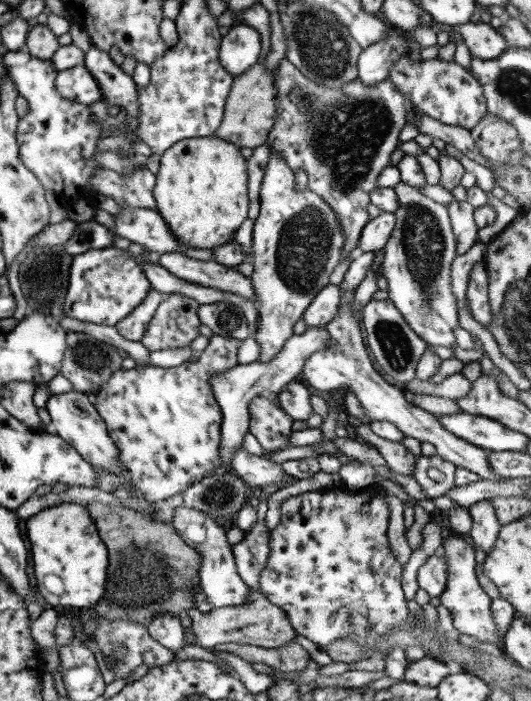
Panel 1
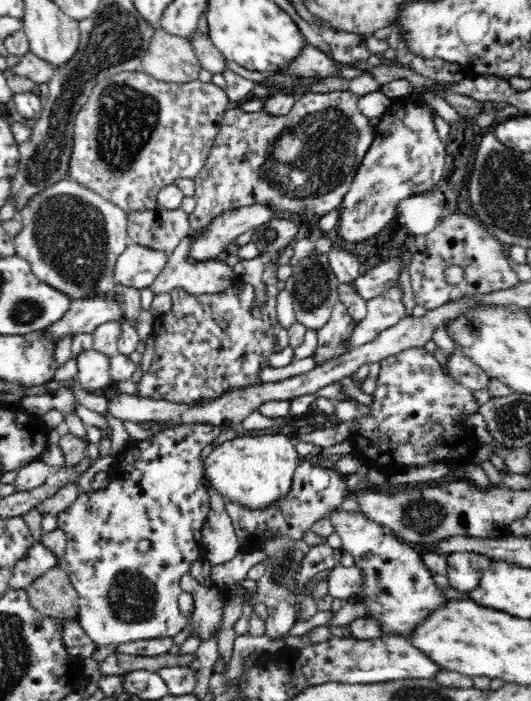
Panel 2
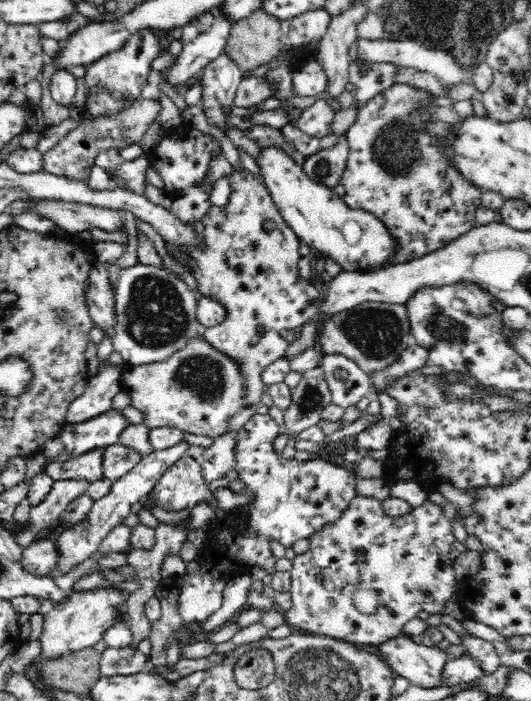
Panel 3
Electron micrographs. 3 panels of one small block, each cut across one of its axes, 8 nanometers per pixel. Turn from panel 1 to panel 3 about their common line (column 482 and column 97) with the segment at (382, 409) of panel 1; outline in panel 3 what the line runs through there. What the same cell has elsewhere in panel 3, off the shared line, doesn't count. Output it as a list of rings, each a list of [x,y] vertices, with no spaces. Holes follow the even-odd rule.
[[[98,448],[77,457],[68,462],[49,462],[45,465],[44,472],[56,480],[95,480],[104,478],[102,472],[103,455],[106,449]]]

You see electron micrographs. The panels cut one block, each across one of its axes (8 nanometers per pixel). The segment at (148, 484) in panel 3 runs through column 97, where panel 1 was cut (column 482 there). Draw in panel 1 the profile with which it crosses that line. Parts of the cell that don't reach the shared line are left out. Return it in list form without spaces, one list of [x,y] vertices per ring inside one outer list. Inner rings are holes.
[[[485,499],[468,508],[472,517],[470,538],[474,541],[476,548],[482,548],[488,553],[494,548],[494,542],[498,538],[501,524],[496,516],[494,506],[490,499]]]

